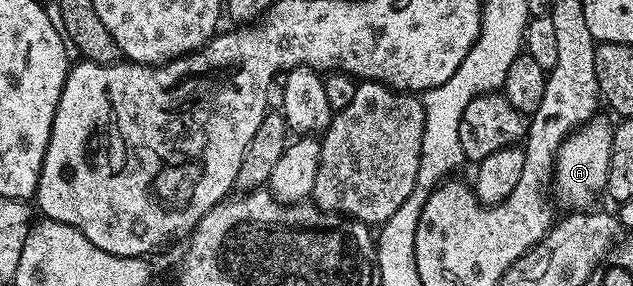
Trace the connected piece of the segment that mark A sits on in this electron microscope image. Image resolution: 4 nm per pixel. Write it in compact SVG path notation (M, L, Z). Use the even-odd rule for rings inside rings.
M602 117L590 118L562 141L562 147L558 150L554 161L554 177L552 179L552 194L559 207L561 207L560 205L570 206L566 208L574 212L581 211L591 205L589 202L598 193L601 195L605 191L608 168L612 160L614 126L608 119Z

